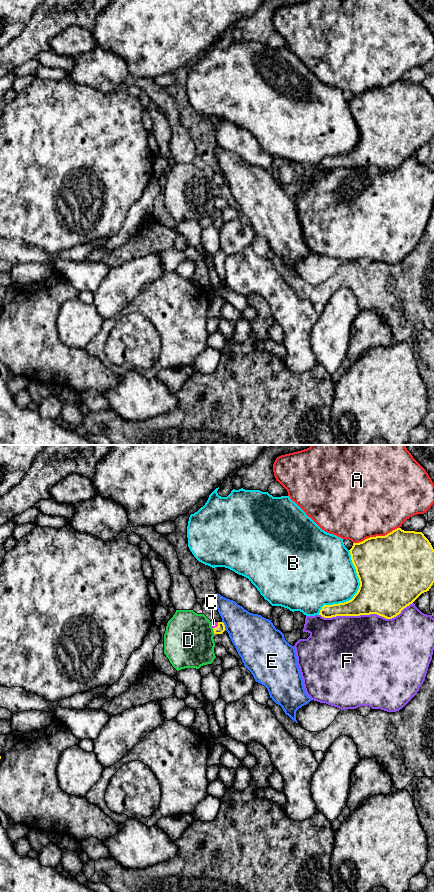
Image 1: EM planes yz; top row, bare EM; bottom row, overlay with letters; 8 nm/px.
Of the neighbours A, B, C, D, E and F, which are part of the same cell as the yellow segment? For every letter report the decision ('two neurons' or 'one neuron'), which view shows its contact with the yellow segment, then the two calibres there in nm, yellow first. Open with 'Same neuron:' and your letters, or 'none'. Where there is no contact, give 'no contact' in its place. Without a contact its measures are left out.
Same neuron: C
A: two neurons; contact in yz; calibres 480 and 500 nm
B: two neurons; contact in yz; calibres 440 and 420 nm
C: one neuron; contact in yz; calibres 70 and 50 nm
D: two neurons; contact in yz; calibres 70 and 400 nm
E: two neurons; contact in yz; calibres 70 and 340 nm
F: two neurons; contact in yz; calibres 420 and 500 nm

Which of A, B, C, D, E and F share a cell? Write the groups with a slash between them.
A / B / C / D / E / F

